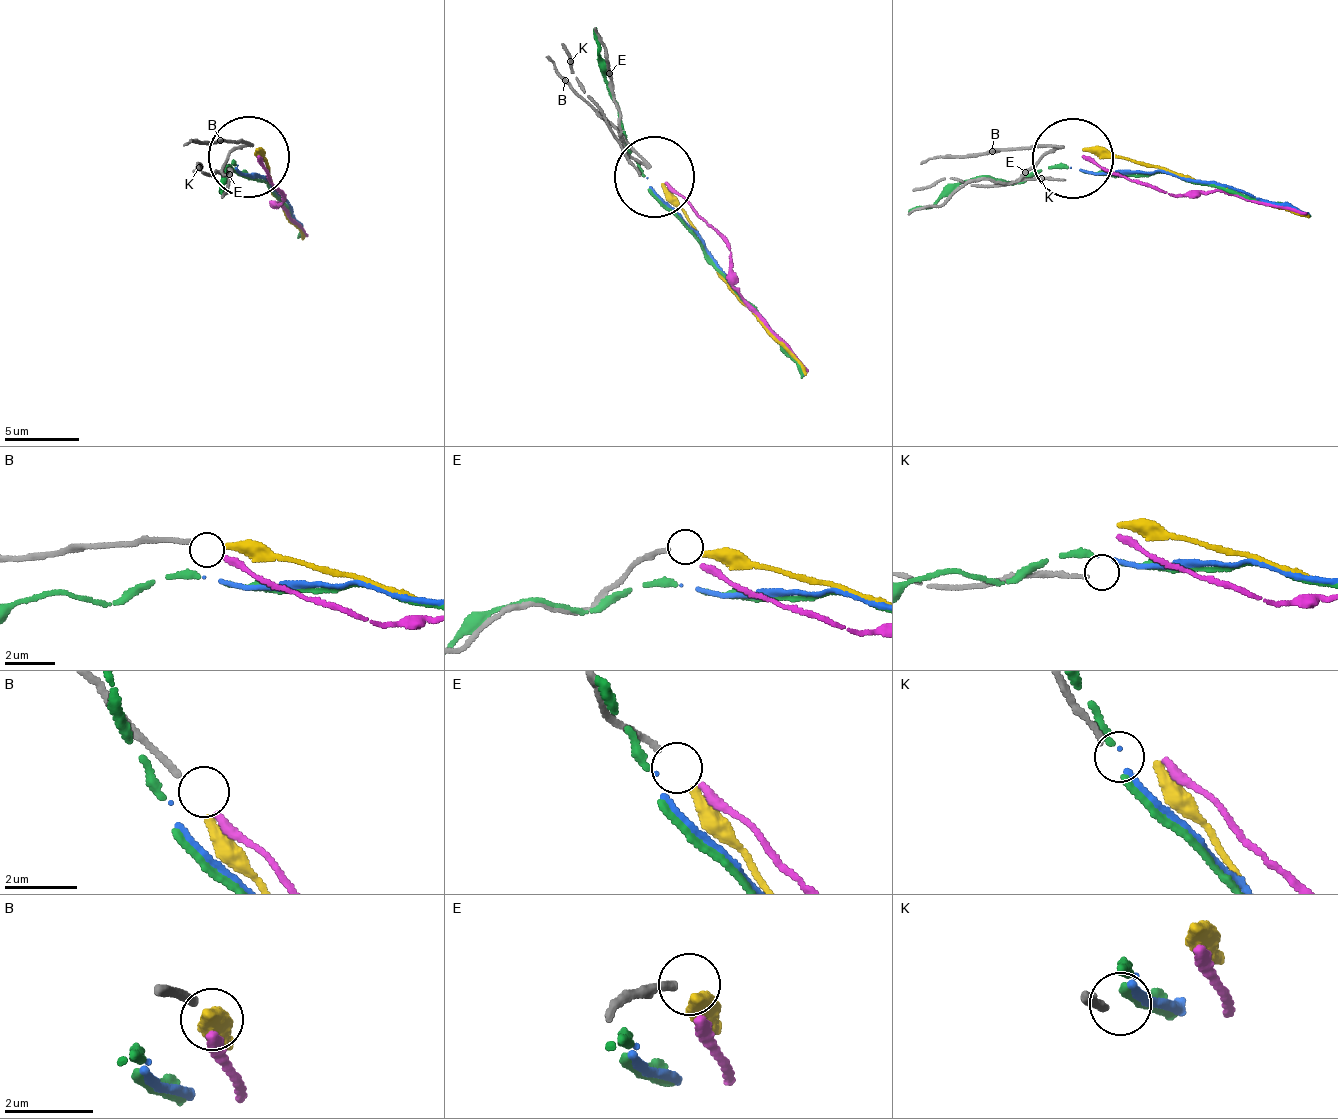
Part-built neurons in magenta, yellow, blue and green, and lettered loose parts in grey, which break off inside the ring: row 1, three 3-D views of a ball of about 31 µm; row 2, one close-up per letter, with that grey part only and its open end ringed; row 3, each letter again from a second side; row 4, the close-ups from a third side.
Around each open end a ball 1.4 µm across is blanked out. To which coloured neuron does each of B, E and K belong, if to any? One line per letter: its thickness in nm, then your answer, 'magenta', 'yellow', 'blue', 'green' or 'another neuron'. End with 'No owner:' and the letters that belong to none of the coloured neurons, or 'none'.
B: 190 nm thick; magenta
E: 170 nm thick; yellow
K: 140 nm thick; another neuron
No owner: K

